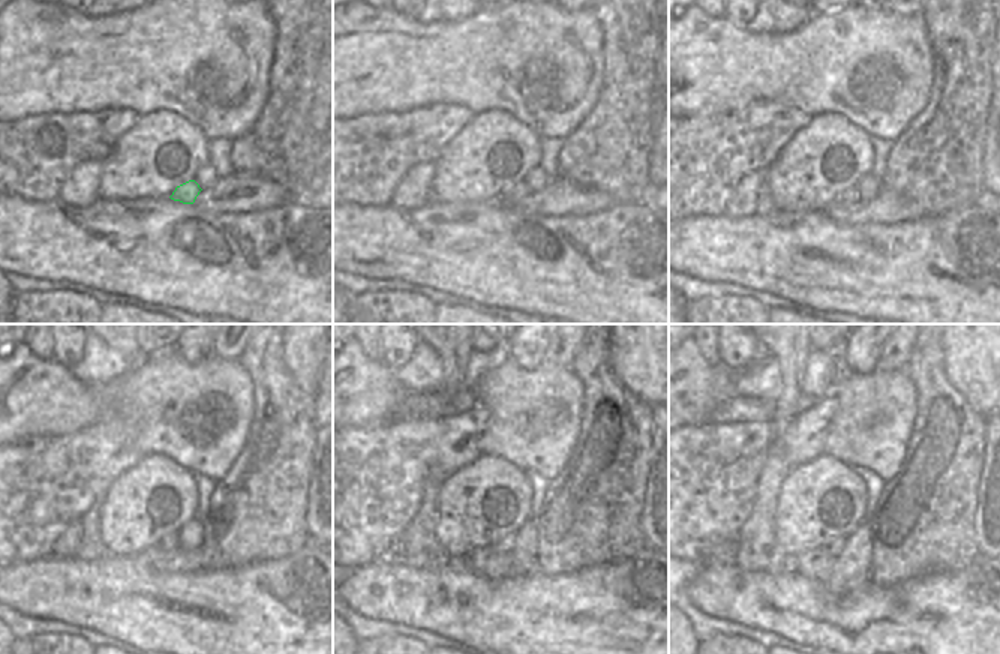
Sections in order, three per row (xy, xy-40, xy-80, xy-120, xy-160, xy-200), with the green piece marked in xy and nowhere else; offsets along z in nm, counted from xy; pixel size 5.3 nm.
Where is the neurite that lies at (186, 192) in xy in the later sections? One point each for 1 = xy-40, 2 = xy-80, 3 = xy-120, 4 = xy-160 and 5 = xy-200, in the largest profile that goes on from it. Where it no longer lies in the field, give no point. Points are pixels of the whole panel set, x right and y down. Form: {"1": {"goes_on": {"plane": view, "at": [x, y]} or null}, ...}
{"1": {"goes_on": {"plane": "xy-40", "at": [519, 191]}}, "2": {"goes_on": {"plane": "xy-80", "at": [852, 195]}}, "3": {"goes_on": {"plane": "xy-120", "at": [171, 540]}}, "4": {"goes_on": {"plane": "xy-160", "at": [505, 543]}}, "5": {"goes_on": {"plane": "xy-200", "at": [834, 548]}}}

